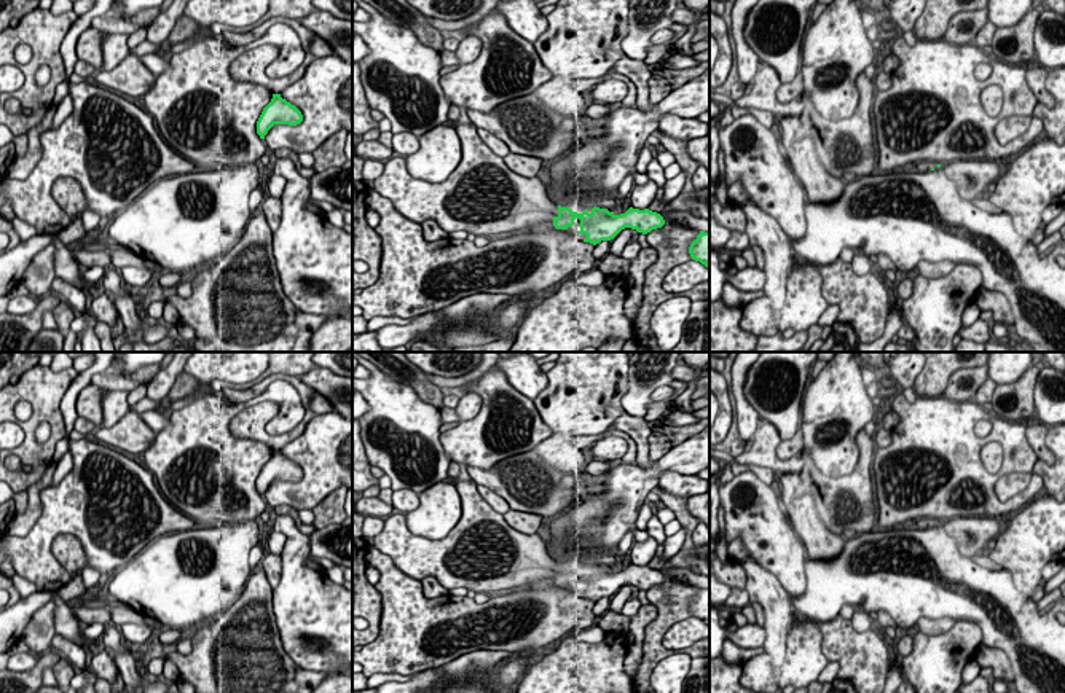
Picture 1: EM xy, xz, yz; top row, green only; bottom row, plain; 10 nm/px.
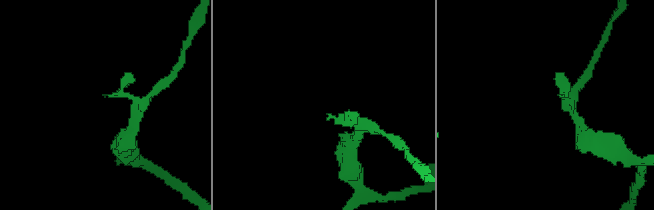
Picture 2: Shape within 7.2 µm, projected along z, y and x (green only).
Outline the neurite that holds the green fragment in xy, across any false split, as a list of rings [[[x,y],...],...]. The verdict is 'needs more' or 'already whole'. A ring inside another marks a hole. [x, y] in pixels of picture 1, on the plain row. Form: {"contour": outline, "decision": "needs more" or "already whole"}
{"contour": [[[273,451],[271,459],[263,465],[257,478],[257,491],[265,495],[274,481],[297,483],[301,478],[303,472],[295,462],[282,456],[281,451]]], "decision": "already whole"}

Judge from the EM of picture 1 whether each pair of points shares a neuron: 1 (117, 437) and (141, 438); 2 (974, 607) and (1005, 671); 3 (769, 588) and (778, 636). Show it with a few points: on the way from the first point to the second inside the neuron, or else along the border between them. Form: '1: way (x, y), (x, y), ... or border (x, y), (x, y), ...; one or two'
1: way (123, 437), (134, 437); one
2: border (982, 642), (998, 647), (1006, 655), (1014, 676); two
3: way (774, 599), (777, 604), (777, 625); one

